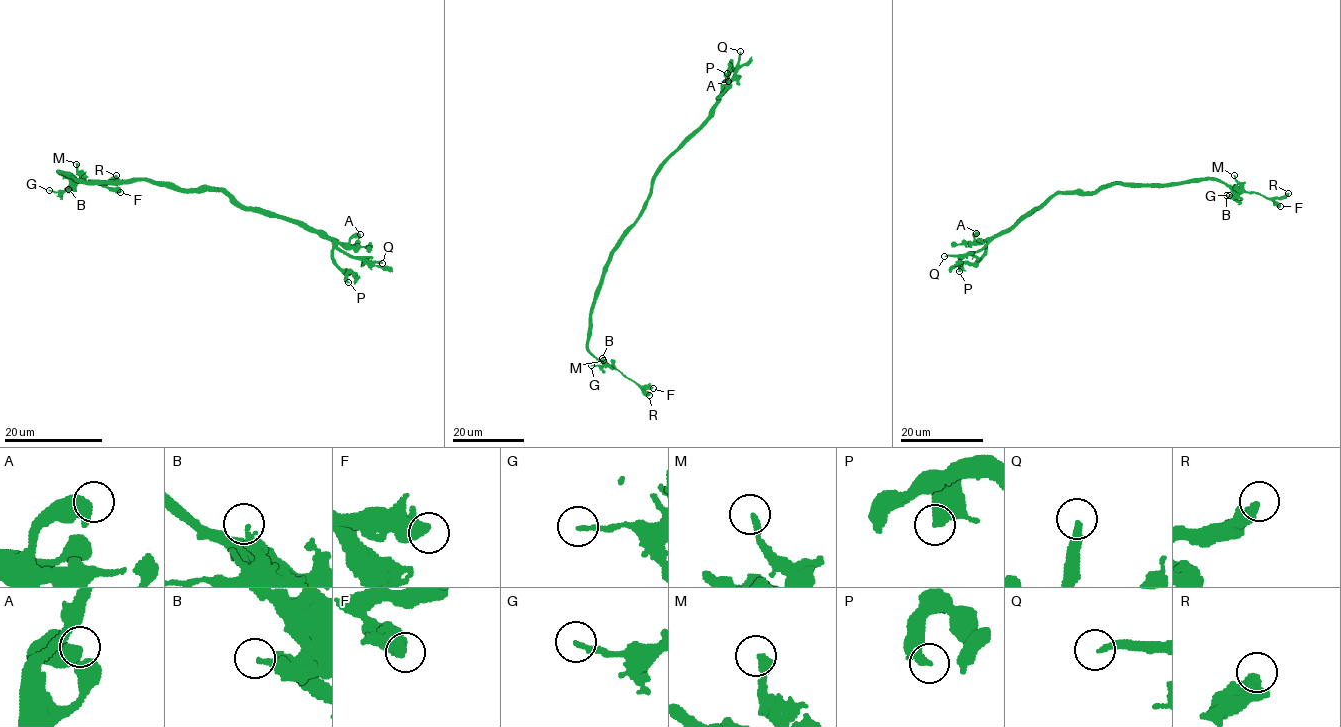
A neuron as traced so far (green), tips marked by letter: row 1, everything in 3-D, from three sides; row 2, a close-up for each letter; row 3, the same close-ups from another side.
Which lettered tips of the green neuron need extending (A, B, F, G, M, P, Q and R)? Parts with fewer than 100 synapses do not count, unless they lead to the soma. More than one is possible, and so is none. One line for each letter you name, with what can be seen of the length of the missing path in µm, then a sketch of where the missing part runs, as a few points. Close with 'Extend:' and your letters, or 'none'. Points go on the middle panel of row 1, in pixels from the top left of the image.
Q: missing 35 µm
Extend: Q

